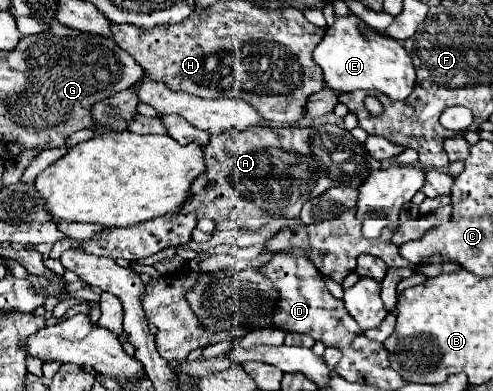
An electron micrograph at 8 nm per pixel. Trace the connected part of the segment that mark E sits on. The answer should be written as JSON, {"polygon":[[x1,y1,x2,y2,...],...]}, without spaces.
{"polygon":[[357,16,339,18,333,26,327,28,323,40,313,50,315,64,323,70,325,86,335,92,353,92,353,90,379,90,391,100,405,100,415,84,415,68,405,48,385,34,363,36,357,28,361,20]]}

